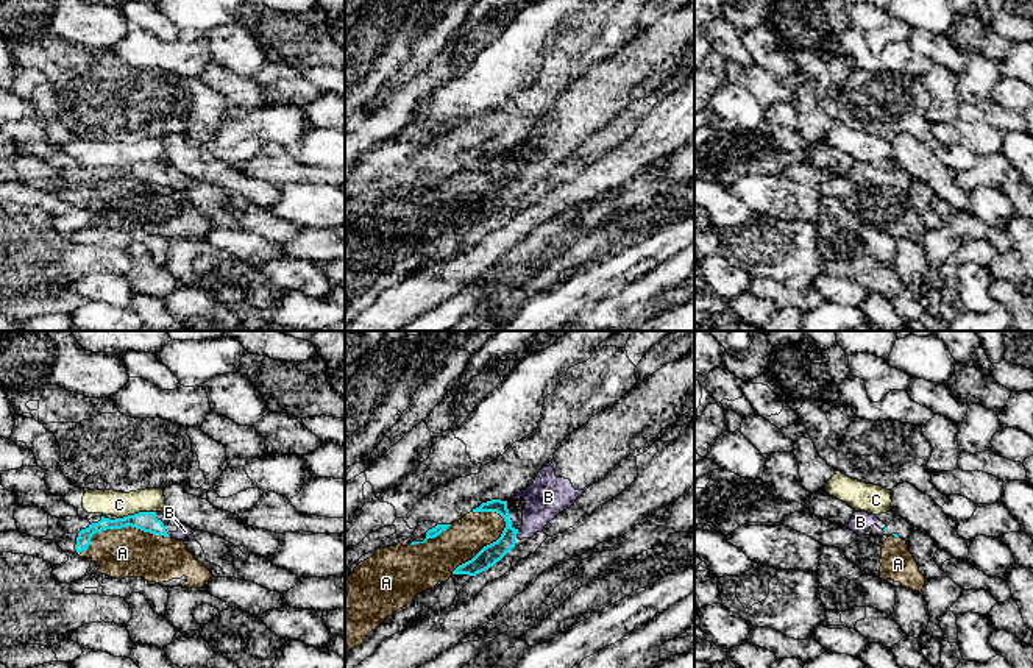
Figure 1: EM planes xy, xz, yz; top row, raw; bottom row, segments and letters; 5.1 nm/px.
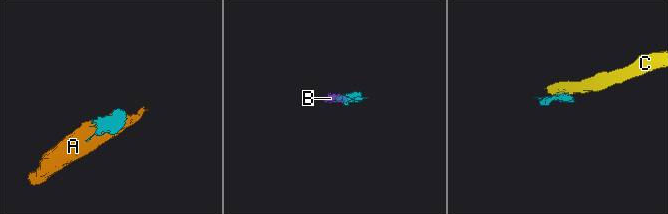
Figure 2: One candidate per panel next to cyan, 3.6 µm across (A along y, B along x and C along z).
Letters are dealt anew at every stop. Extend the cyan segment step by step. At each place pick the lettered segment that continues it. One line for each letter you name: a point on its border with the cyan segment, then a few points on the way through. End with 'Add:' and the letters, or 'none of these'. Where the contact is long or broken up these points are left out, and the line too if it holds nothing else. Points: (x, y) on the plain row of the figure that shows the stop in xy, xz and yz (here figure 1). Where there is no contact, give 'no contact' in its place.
B: contact xz (517, 183); way xz (490, 205), (517, 183), (534, 170), (548, 147)
Add: B

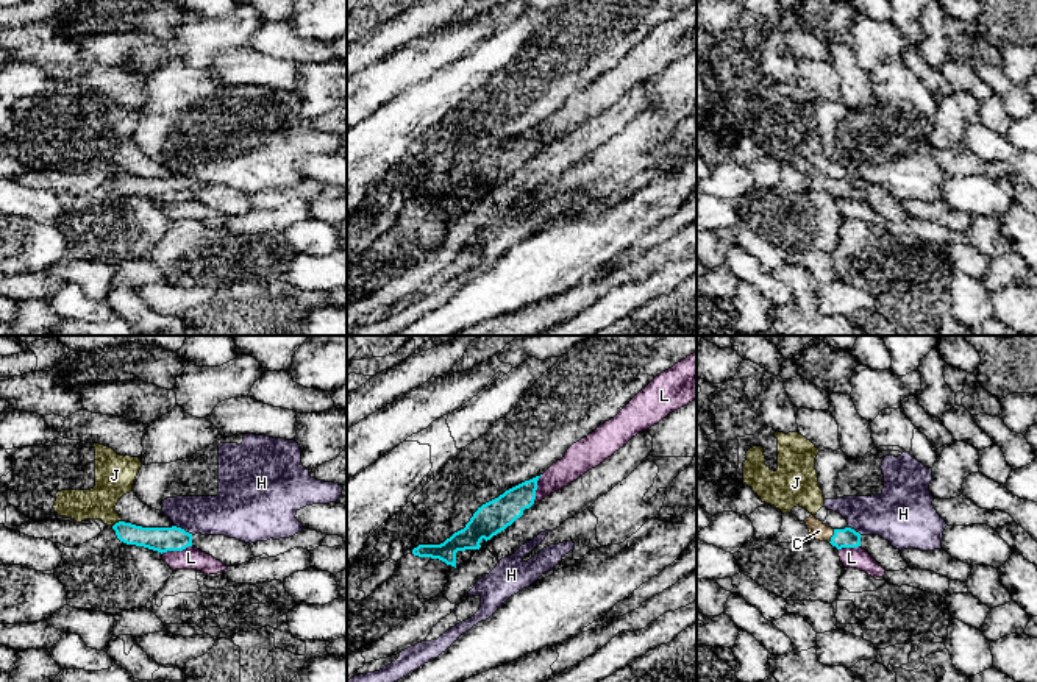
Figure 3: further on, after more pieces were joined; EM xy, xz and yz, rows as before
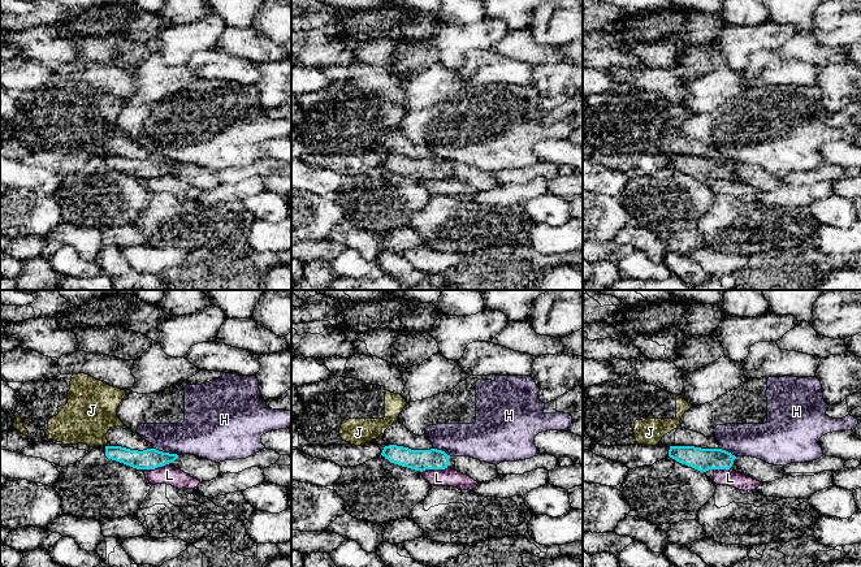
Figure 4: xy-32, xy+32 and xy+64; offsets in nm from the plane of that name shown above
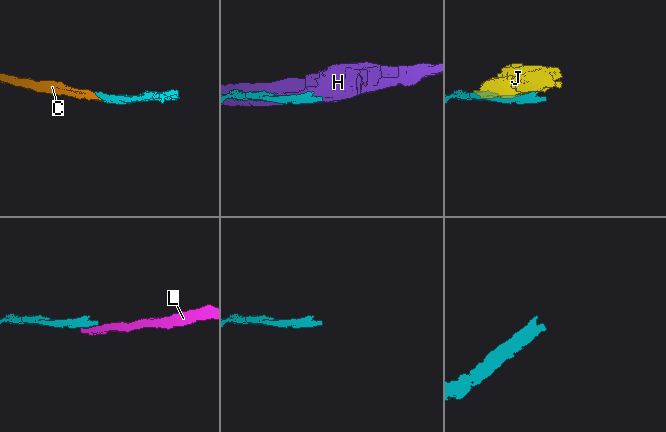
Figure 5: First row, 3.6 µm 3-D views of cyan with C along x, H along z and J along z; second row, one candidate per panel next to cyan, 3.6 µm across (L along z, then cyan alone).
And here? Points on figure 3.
C: contact yz (833, 186); way yz (847, 188), (833, 186), (819, 181)
Add: C

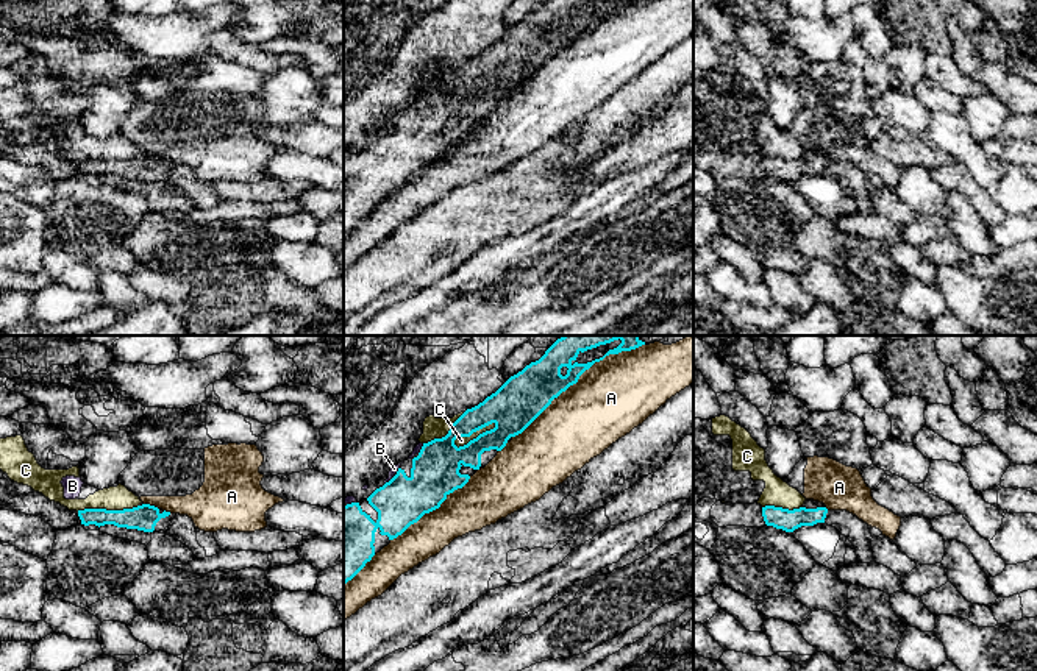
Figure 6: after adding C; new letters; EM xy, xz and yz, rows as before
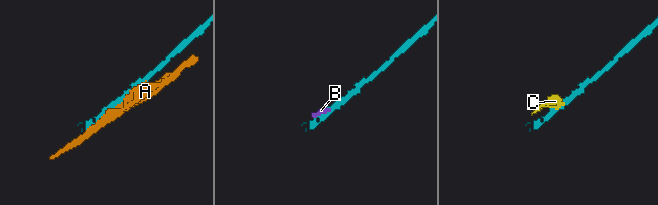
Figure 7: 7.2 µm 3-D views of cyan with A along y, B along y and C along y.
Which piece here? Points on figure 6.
Add: none of these

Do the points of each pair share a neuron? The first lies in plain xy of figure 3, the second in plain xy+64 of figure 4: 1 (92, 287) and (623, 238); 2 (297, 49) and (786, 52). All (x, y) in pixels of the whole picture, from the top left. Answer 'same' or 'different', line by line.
1: same
2: same

